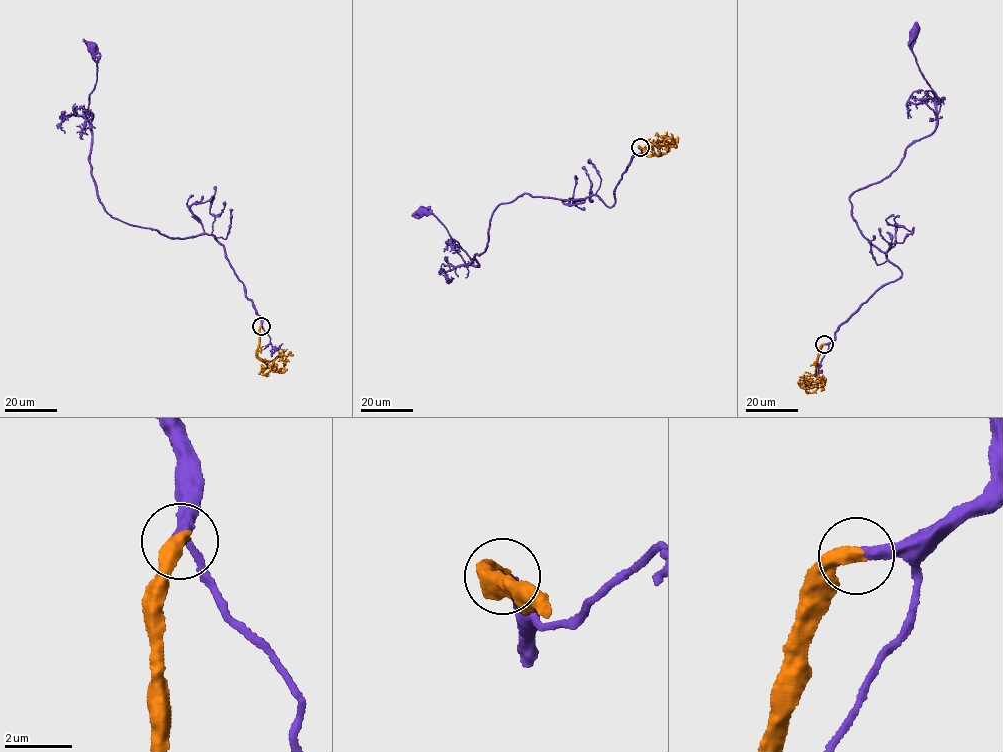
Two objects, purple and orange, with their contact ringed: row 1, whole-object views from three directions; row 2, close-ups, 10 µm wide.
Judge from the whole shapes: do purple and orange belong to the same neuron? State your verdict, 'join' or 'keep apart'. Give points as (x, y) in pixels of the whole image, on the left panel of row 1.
join

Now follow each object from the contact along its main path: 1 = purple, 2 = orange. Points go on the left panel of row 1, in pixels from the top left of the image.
1: (260, 326), (212, 235), (172, 239), (105, 211), (89, 161), (92, 140), (85, 110), (97, 77), (91, 48)
2: (261, 326), (257, 355), (269, 361), (281, 355), (285, 362)

